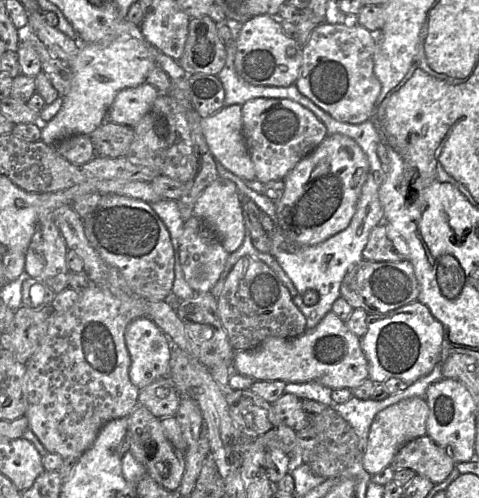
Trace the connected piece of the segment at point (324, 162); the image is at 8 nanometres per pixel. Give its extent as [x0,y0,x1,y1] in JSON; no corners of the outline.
[275,134,369,247]

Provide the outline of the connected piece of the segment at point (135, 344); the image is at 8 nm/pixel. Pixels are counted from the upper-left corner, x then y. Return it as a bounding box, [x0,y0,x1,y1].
[124,317,171,389]

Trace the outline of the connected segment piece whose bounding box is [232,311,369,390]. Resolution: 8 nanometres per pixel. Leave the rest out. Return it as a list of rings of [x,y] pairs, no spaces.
[[[328,312],[311,330],[295,338],[267,337],[257,347],[236,351],[232,363],[234,370],[255,381],[280,380],[288,383],[318,382],[331,389],[354,389],[369,379],[368,361],[361,347],[361,338],[353,334],[346,323],[334,312]]]

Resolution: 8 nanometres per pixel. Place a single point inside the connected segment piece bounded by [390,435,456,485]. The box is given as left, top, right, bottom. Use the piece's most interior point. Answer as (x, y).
(422, 455)

